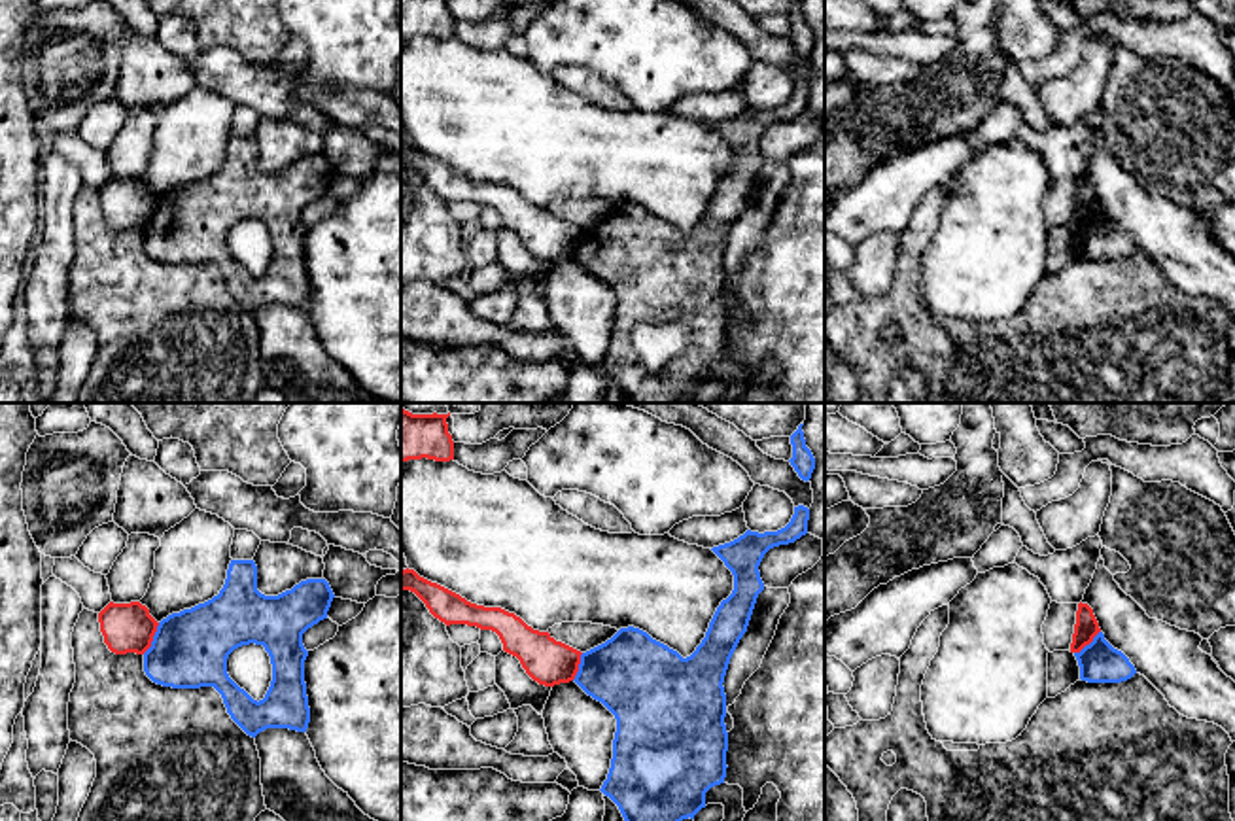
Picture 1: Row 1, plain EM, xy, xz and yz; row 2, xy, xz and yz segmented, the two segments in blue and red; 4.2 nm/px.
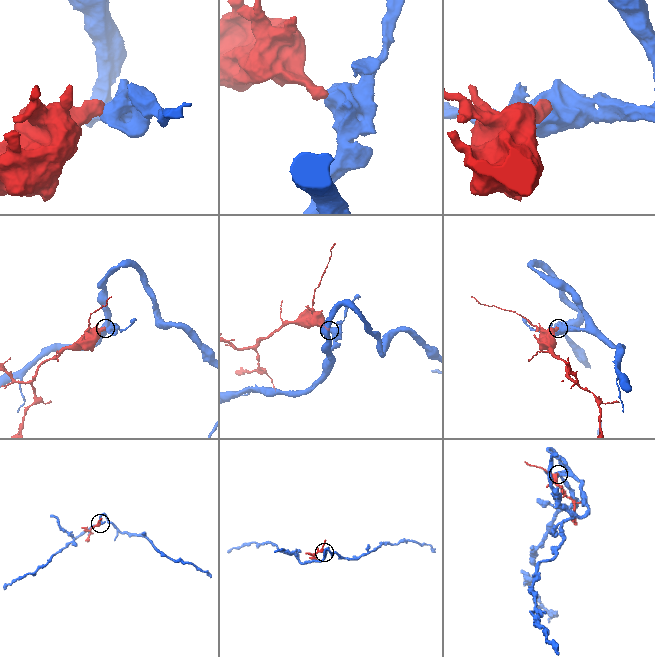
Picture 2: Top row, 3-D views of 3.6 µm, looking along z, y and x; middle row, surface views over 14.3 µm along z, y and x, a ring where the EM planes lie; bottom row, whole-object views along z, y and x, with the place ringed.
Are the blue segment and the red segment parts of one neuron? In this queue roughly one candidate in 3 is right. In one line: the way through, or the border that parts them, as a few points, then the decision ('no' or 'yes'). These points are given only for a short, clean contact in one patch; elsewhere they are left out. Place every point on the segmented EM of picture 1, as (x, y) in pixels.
border xy (159, 623), (152, 644), (142, 653); no

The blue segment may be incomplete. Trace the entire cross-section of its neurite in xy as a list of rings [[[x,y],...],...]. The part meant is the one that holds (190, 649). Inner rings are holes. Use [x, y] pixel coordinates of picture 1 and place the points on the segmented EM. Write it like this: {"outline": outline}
{"outline": [[[231,560],[223,588],[212,600],[163,619],[151,647],[144,653],[146,675],[163,687],[200,689],[214,687],[231,719],[252,738],[267,728],[306,732],[310,707],[304,683],[308,651],[303,634],[327,619],[335,594],[325,579],[306,579],[278,596],[257,590],[253,560]],[[242,645],[263,645],[270,656],[272,681],[263,700],[253,700],[227,673],[229,655]]]}

